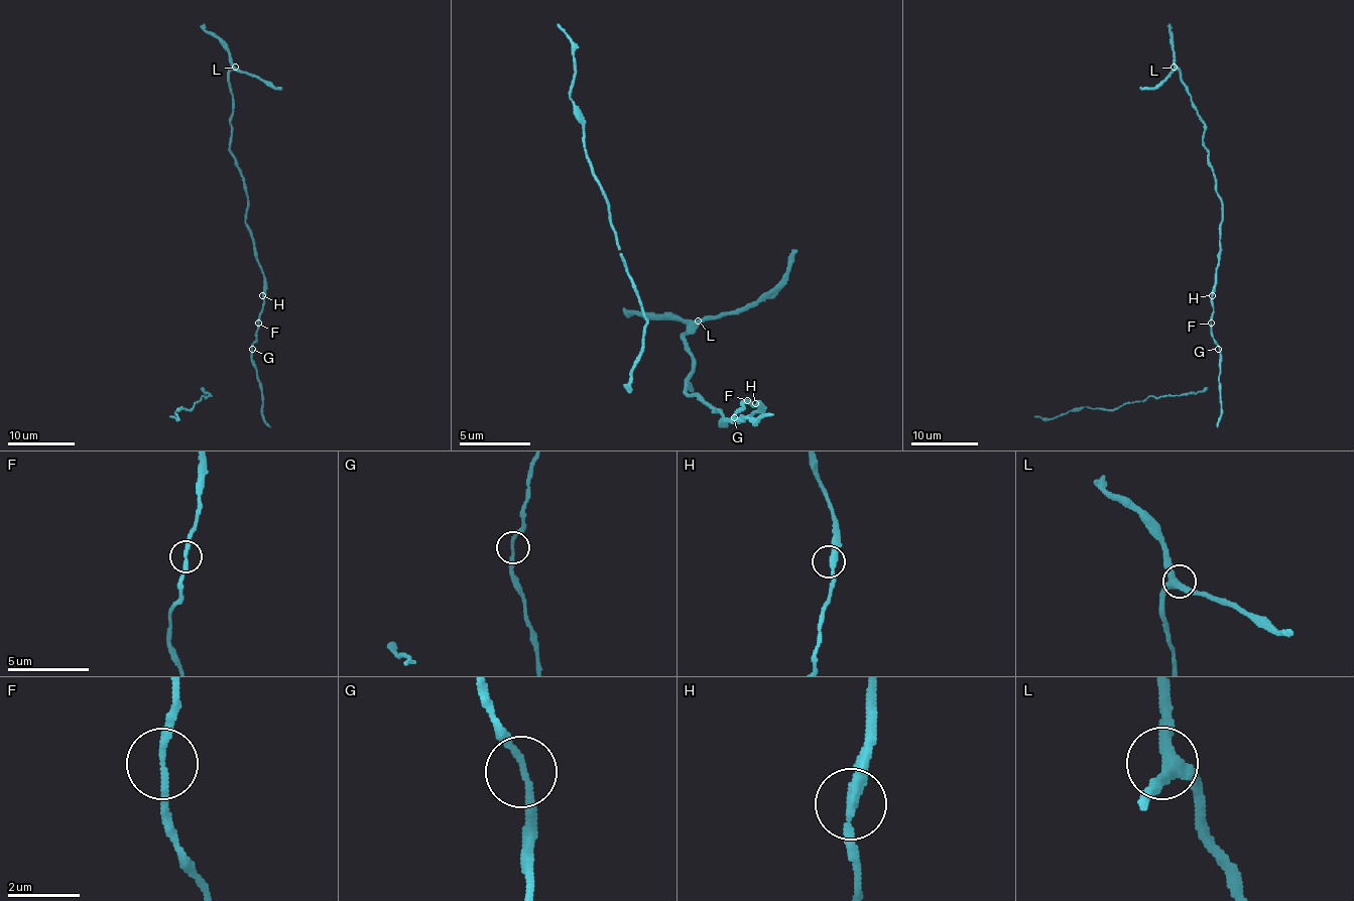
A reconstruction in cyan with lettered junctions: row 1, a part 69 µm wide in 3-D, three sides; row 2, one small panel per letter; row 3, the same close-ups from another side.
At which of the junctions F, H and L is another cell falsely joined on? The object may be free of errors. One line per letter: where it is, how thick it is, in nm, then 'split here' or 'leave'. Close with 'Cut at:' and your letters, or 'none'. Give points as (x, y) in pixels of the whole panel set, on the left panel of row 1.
F: place (258, 323); calibre 190 nm; leave
H: place (262, 295); calibre 300 nm; leave
L: place (235, 67); calibre 380 nm; leave
Cut at: none

